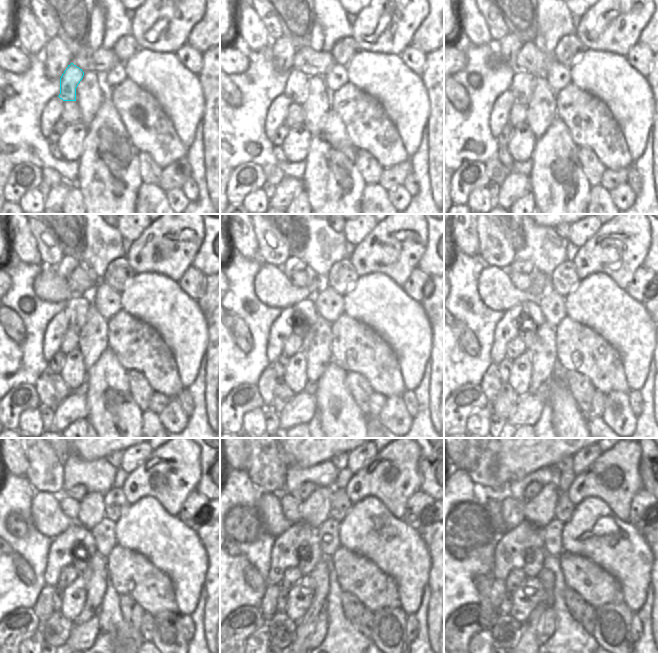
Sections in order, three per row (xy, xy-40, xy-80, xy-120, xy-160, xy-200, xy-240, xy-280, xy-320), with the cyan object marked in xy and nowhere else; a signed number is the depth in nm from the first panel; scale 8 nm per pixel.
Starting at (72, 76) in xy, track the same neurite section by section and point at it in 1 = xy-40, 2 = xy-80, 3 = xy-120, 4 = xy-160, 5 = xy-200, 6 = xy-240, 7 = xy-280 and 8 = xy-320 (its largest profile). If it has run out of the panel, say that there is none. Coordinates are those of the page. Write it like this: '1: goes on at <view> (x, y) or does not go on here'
1: goes on at xy-40 (296, 88)
2: goes on at xy-80 (522, 86)
3: goes on at xy-120 (76, 309)
4: goes on at xy-160 (305, 314)
5: goes on at xy-200 (532, 317)
6: goes on at xy-240 (87, 547)
7: goes on at xy-280 (311, 553)
8: goes on at xy-320 (534, 558)

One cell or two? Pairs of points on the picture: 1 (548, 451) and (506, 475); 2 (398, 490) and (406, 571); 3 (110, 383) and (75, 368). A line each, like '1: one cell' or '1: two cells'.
1: one cell
2: two cells
3: two cells

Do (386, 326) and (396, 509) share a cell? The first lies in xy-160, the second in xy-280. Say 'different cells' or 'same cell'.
different cells

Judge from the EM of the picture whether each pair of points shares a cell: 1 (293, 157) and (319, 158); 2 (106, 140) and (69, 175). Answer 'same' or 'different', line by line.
1: different
2: different

